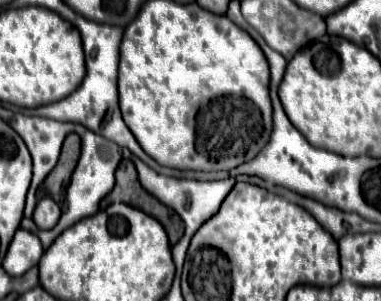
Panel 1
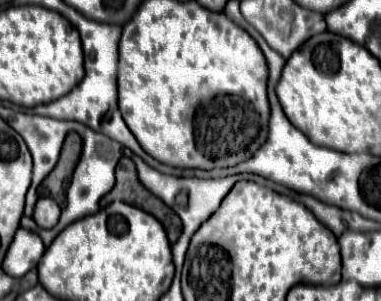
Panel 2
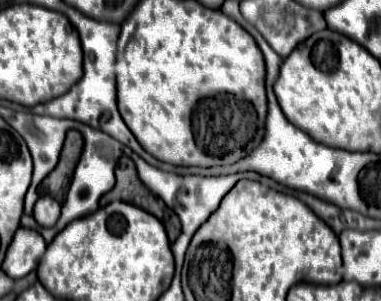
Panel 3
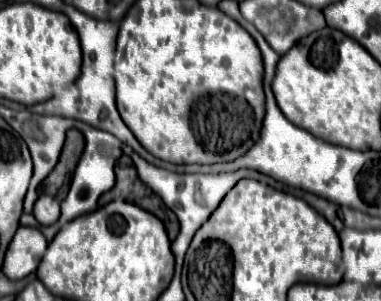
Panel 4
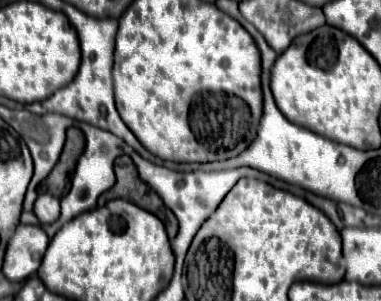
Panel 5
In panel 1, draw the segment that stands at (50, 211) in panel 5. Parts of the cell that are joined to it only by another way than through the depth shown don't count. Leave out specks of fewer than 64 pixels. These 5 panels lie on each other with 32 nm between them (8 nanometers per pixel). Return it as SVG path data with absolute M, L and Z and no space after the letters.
M44 198L38 202L38 206L34 210L34 222L40 230L54 228L58 218L60 218L60 208L52 198Z

